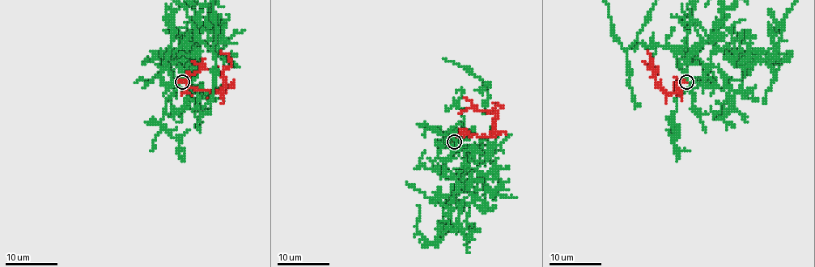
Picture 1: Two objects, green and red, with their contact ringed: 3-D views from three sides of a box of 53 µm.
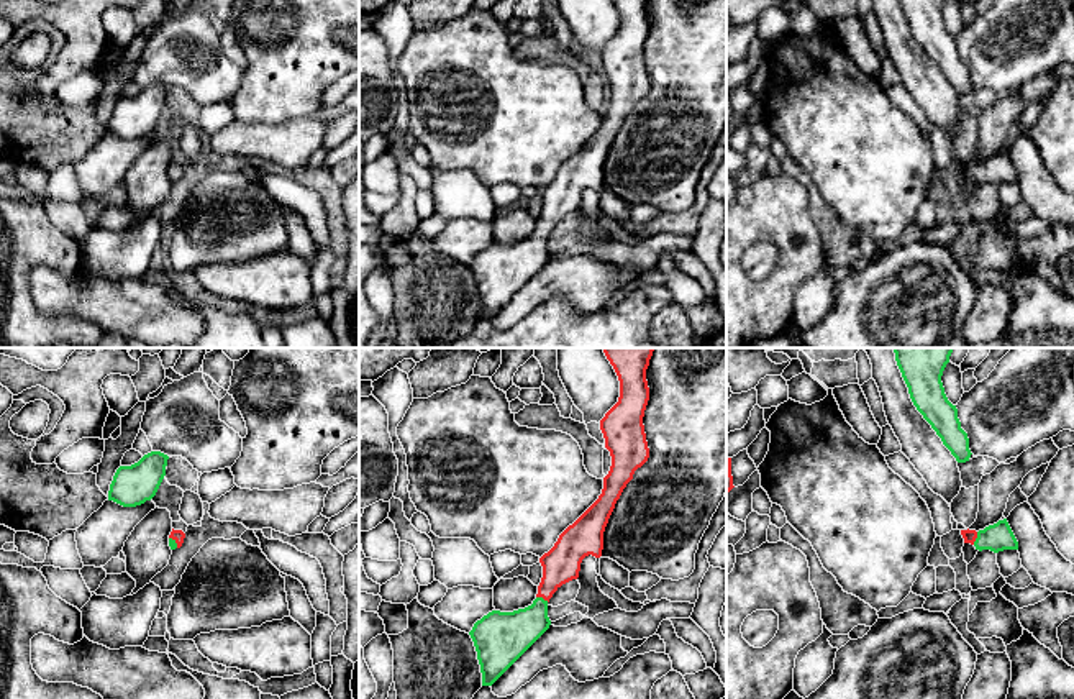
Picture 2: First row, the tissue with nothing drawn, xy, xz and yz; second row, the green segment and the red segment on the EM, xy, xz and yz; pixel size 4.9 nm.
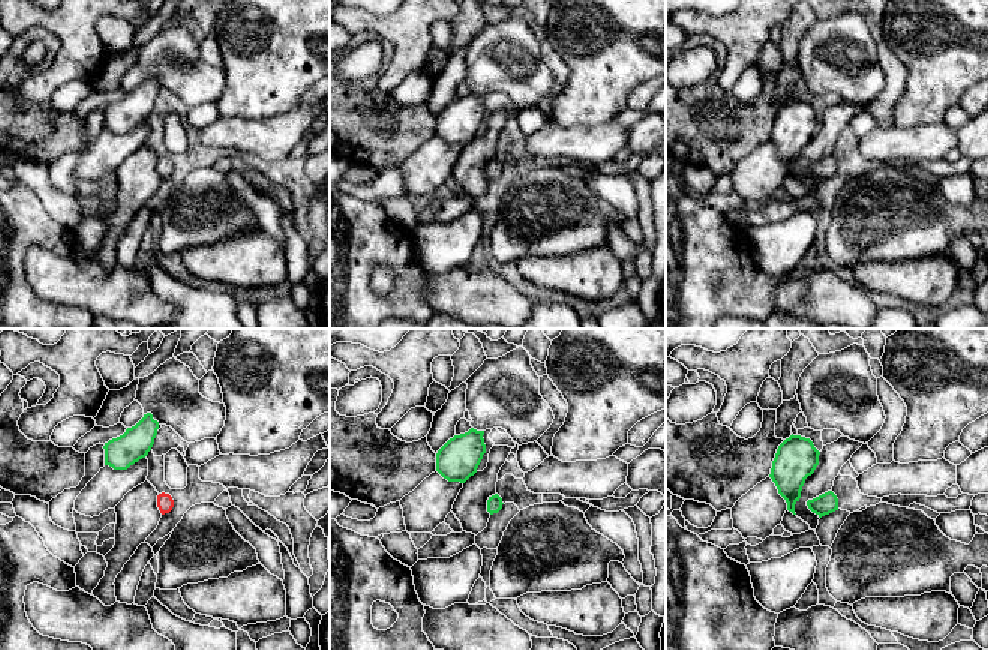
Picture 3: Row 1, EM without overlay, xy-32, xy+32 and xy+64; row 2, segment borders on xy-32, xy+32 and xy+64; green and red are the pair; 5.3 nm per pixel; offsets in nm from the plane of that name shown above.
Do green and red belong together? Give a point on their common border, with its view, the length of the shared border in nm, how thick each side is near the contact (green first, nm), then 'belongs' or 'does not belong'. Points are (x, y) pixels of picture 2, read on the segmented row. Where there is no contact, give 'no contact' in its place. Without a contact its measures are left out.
contact yz (976, 539); length 70 nm; calibres 140 and 60 nm; belongs

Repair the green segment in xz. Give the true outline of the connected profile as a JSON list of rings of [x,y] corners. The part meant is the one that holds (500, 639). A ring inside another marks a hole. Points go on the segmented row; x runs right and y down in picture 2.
[[[602,348],[620,381],[618,402],[600,420],[605,448],[610,451],[612,466],[603,477],[603,489],[598,499],[557,538],[554,546],[539,558],[543,578],[536,599],[531,605],[513,612],[492,610],[477,620],[469,632],[480,665],[482,686],[492,686],[551,625],[548,602],[566,582],[577,579],[580,563],[585,556],[602,556],[603,532],[626,484],[649,458],[643,417],[649,400],[646,369],[654,348]]]

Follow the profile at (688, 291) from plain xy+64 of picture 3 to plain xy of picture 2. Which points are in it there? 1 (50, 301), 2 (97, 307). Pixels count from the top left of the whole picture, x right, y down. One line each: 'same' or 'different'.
1: different
2: different

